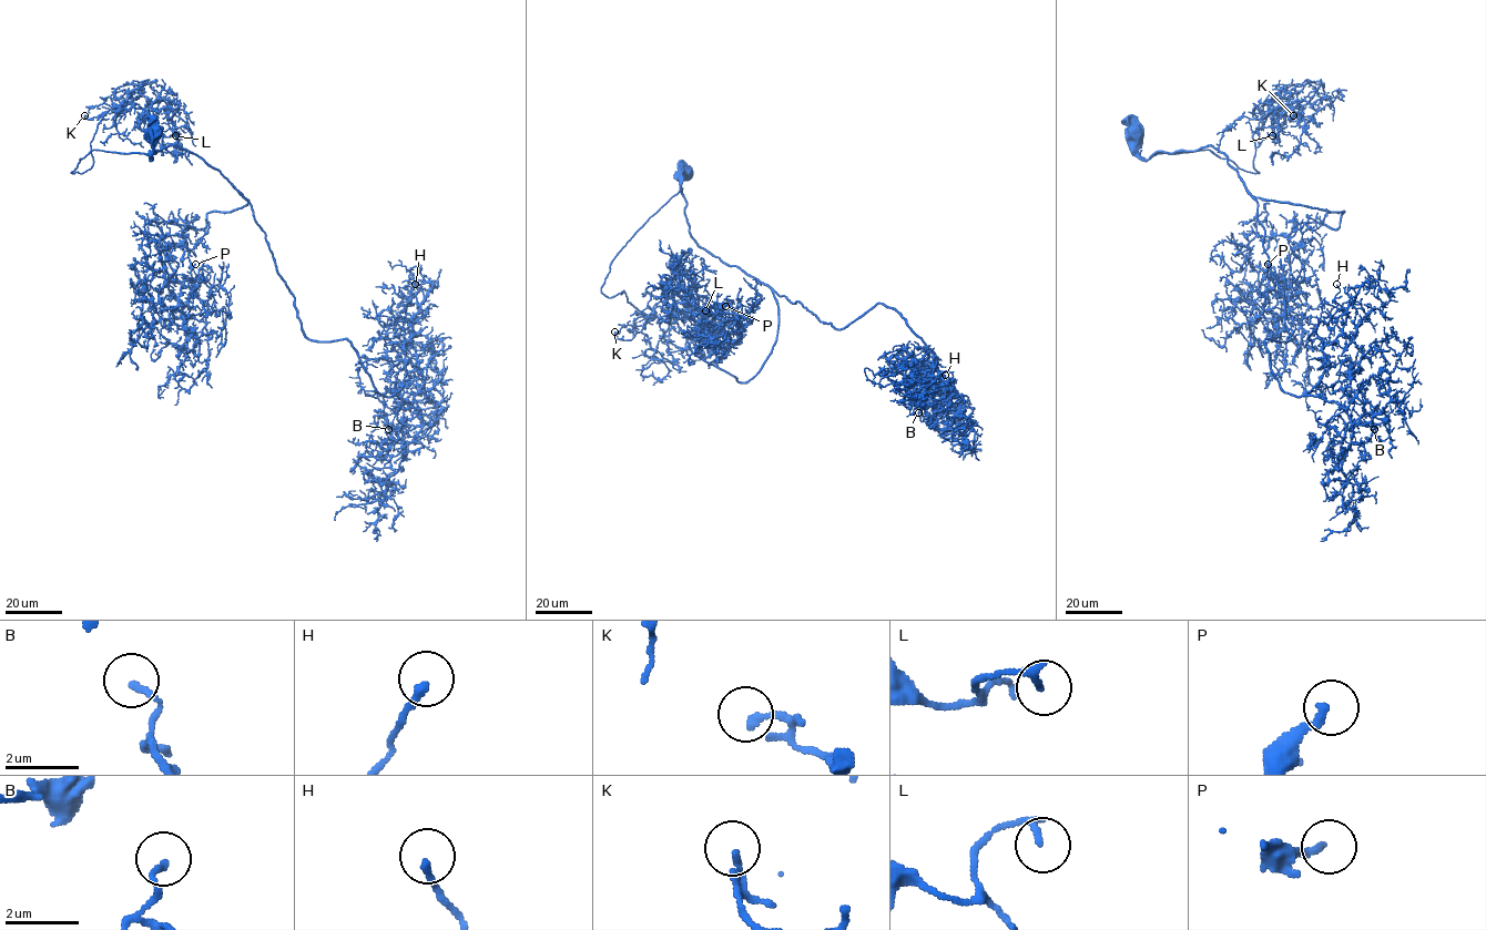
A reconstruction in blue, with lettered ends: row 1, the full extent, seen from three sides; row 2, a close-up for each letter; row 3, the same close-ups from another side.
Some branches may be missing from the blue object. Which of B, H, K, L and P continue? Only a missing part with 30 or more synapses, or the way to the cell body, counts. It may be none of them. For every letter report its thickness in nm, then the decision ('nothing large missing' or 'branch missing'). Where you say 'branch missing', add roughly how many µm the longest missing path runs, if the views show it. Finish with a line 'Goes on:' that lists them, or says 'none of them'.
B: 160 nm thick; nothing large missing
H: 190 nm thick; nothing large missing
K: 190 nm thick; nothing large missing
L: 180 nm thick; nothing large missing
P: 200 nm thick; nothing large missing
Goes on: none of them

